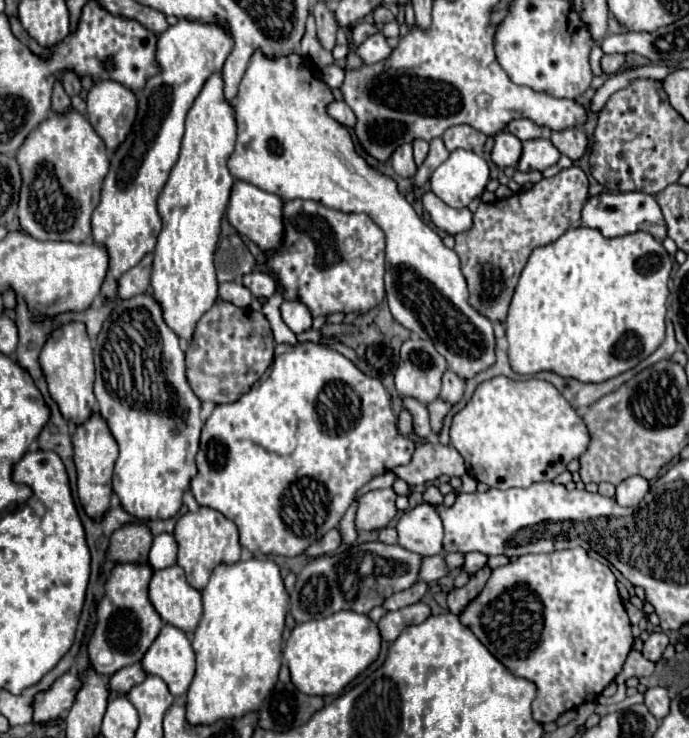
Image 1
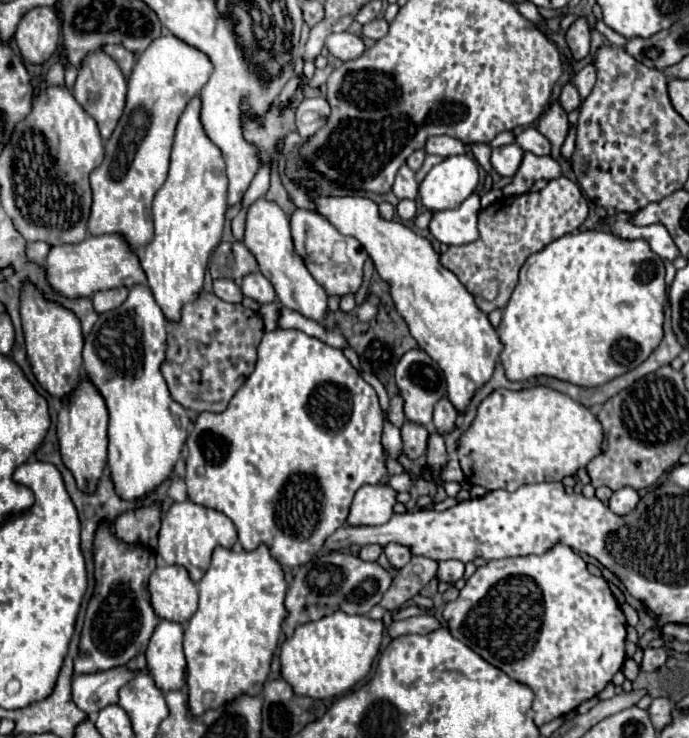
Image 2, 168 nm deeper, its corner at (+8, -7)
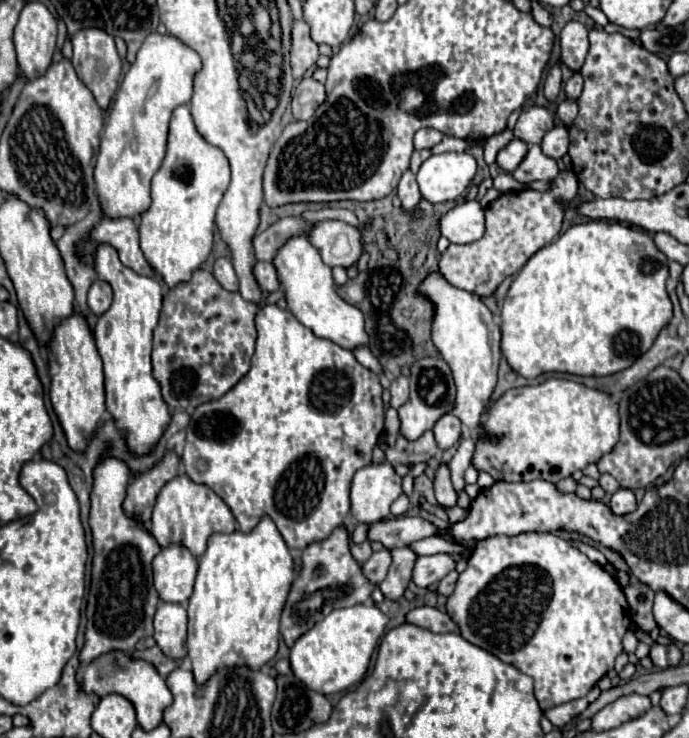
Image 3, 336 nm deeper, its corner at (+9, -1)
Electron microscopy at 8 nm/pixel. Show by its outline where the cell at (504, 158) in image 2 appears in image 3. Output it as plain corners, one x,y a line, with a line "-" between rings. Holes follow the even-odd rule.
511,140
499,154
497,154
497,164
505,170
505,172
513,172
521,160
527,154
527,144
523,140

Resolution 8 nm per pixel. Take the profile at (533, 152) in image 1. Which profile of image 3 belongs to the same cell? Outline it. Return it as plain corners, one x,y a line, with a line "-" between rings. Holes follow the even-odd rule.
533,144
529,146
529,152
523,158
523,162
513,172
513,178
521,184
527,184
531,180
553,180
557,174
559,174
557,162
545,156
539,144

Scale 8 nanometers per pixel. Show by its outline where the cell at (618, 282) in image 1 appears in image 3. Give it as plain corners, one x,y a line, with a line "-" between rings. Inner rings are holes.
607,220
571,226
527,260
501,304
501,352
509,366
525,378
547,372
607,376
629,368
673,318
673,304
665,290
667,264
669,260
645,230

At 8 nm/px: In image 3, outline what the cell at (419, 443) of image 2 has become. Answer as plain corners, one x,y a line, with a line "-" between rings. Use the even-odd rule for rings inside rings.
425,432
419,440
413,440
413,442
405,440
403,436
397,436
393,446
386,444
382,433
378,445
385,452
385,458
391,464
405,464
405,466
413,466
417,462
427,462
439,450
437,442
433,438
433,432

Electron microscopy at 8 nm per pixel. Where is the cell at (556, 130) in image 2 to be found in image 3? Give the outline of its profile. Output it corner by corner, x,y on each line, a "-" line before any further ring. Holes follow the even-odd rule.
553,64
549,70
547,70
547,80
545,80
545,98
549,102
553,102
557,98
561,90
561,68
559,64

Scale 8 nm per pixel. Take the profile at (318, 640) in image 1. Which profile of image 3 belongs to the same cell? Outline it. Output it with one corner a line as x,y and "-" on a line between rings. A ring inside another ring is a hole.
363,602
351,608
337,608
321,622
317,622
309,632
305,632
291,648
291,668
293,674
313,692
335,694
363,680
371,654
385,634
389,618
373,602

